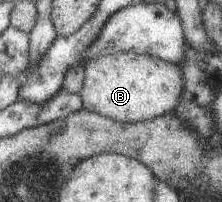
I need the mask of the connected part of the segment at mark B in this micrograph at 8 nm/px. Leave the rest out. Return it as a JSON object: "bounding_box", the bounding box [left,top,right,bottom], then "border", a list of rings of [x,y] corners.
{"bounding_box":[78,51,183,123],"border":[[[118,51],[96,55],[84,61],[83,74],[83,86],[78,93],[83,107],[117,122],[136,123],[172,113],[183,90],[179,64],[148,54]]]}

